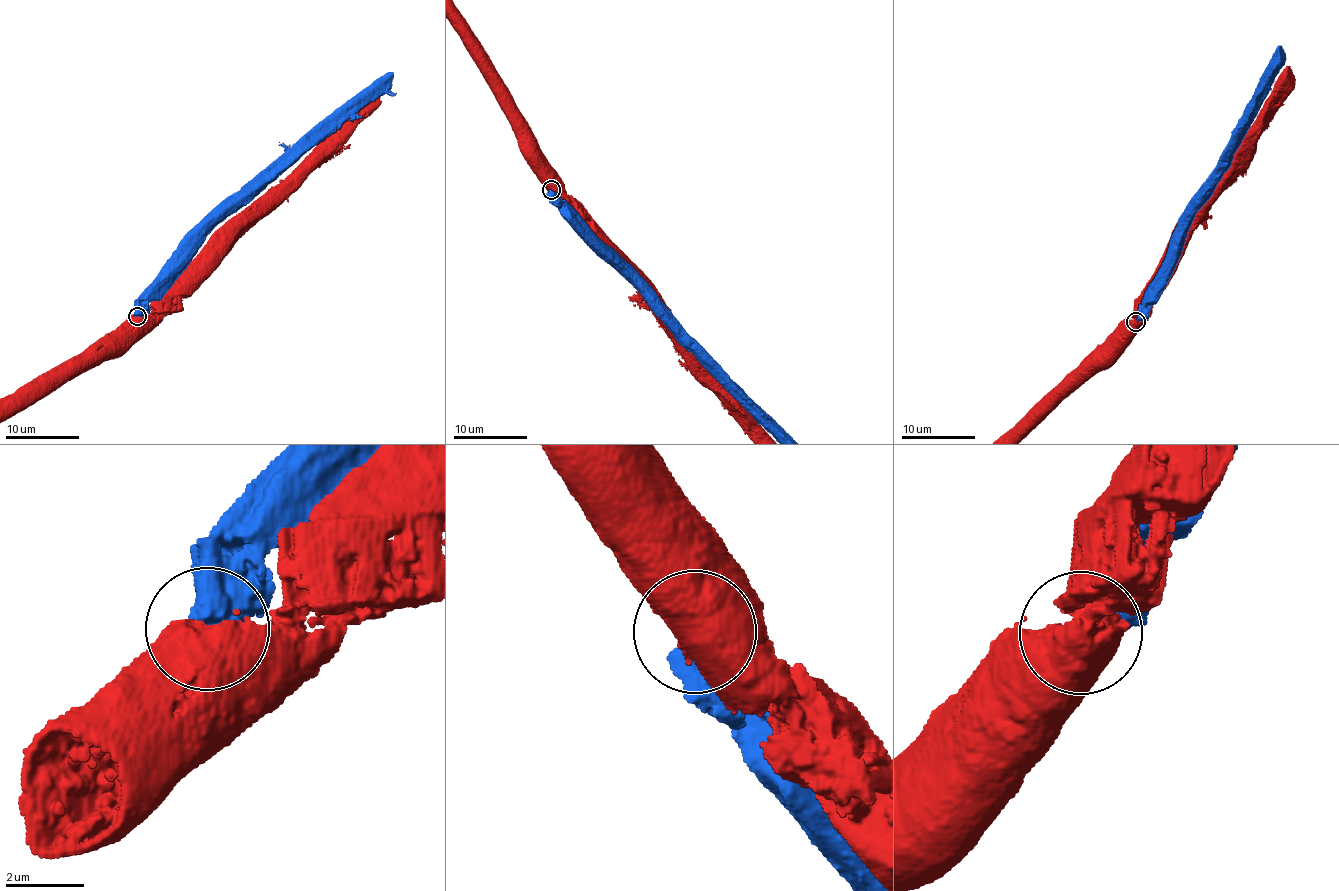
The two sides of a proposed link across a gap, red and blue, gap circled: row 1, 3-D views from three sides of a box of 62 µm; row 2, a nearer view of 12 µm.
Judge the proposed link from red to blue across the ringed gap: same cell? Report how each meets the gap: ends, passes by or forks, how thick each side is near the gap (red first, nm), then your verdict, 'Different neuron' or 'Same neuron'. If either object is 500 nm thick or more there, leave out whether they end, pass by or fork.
Thickness 850 nm (red) against 600 nm. Different neuron

